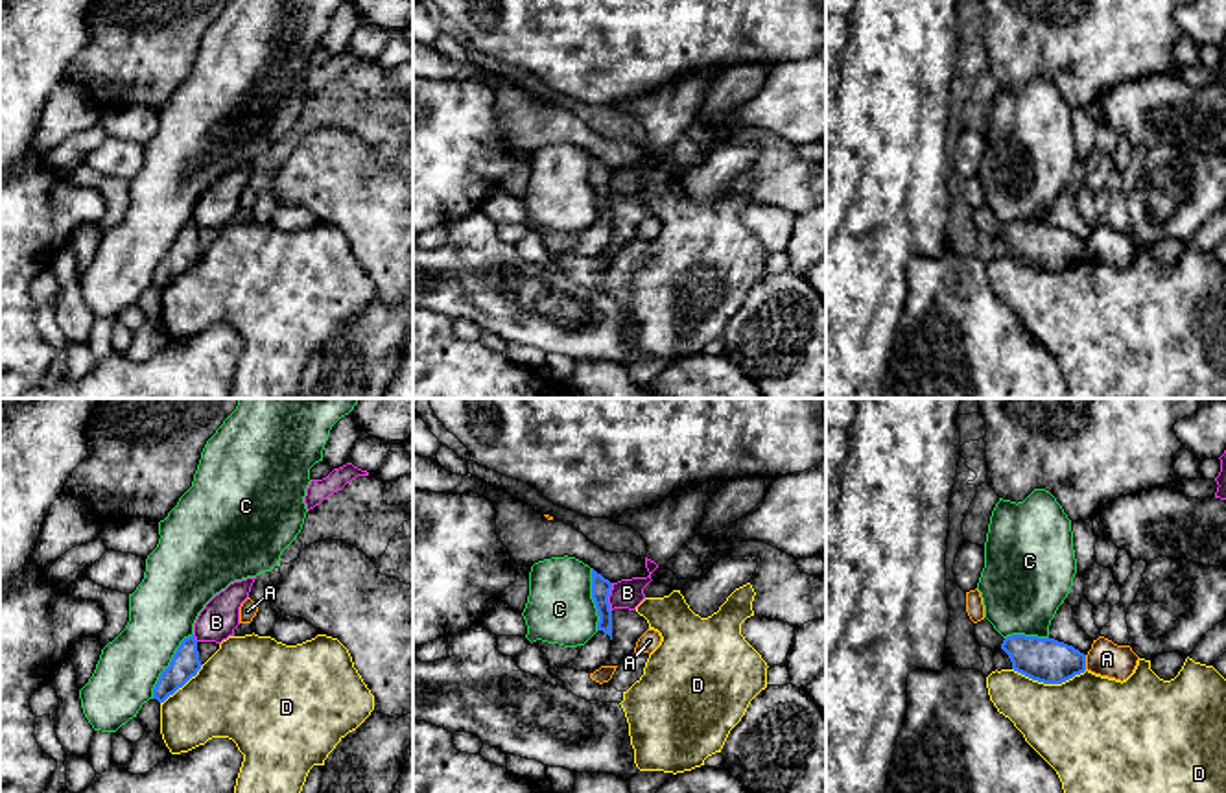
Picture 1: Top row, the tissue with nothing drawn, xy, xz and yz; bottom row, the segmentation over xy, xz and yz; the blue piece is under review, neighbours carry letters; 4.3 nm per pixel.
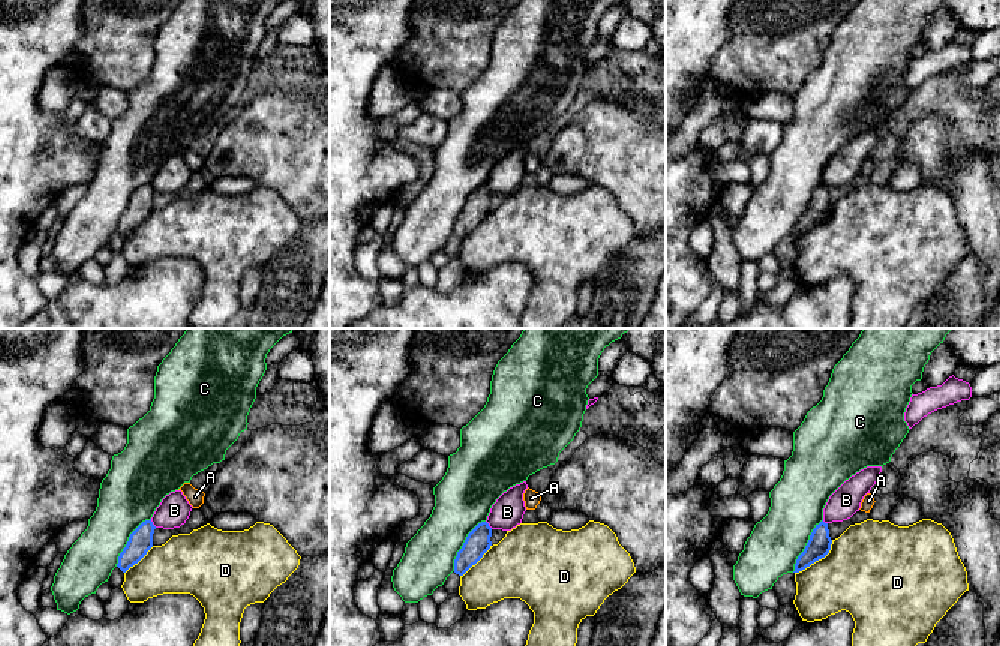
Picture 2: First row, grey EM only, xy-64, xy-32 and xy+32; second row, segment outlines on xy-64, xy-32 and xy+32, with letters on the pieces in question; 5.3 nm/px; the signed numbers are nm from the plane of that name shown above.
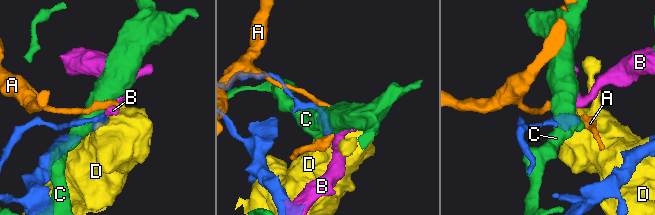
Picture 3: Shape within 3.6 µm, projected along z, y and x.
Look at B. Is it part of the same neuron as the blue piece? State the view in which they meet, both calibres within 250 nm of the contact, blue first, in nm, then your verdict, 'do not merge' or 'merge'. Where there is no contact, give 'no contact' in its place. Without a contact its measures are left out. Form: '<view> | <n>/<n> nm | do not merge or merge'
xz | 90/130 nm | do not merge

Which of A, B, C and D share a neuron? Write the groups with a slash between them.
A / B / C / D

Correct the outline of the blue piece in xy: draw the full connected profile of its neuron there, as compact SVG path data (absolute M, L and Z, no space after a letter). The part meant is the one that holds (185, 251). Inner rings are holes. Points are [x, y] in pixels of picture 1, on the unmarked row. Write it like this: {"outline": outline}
{"outline": "M188 223L177 234L170 253L160 260L155 275L153 286L164 290L170 282L173 282L179 275L183 275L192 264L201 256L197 227L195 223Z"}

